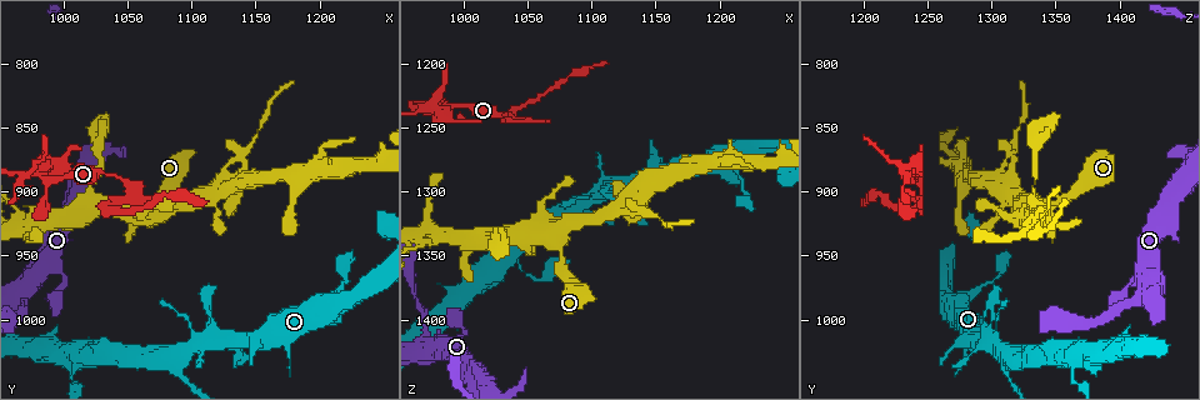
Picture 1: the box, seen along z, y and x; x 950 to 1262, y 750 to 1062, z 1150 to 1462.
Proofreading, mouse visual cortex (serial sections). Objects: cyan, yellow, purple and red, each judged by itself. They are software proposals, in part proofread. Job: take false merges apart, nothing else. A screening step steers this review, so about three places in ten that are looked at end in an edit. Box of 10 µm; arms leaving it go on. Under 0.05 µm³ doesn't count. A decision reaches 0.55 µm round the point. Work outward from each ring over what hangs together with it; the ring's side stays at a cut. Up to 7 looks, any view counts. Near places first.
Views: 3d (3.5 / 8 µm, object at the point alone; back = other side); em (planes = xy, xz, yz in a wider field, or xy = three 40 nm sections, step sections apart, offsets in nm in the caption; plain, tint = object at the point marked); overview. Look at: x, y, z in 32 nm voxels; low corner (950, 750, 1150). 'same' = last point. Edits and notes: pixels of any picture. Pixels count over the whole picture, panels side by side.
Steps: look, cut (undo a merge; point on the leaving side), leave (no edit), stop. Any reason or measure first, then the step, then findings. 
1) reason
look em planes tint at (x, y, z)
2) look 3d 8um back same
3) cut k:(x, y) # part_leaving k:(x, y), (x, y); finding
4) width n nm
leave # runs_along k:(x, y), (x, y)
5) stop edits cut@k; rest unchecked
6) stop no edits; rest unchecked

sudden change in width
look 3d 8um at (1002, 970, 1410)

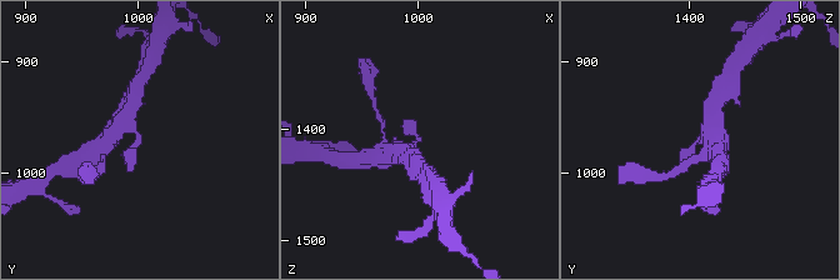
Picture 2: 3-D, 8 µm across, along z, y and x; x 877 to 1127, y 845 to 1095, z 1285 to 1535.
look 3d 3.5um same

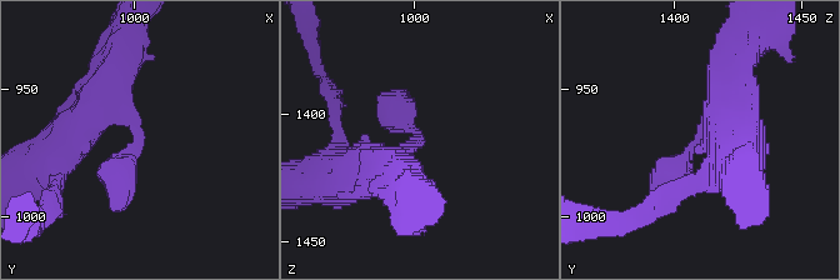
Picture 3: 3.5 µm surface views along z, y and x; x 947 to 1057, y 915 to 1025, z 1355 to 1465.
leave # runs_along 3:(730, 74), (653, 211); continuous, no second cell

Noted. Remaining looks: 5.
calibre changes
look 3d 3.5um at (1048, 886, 1244)

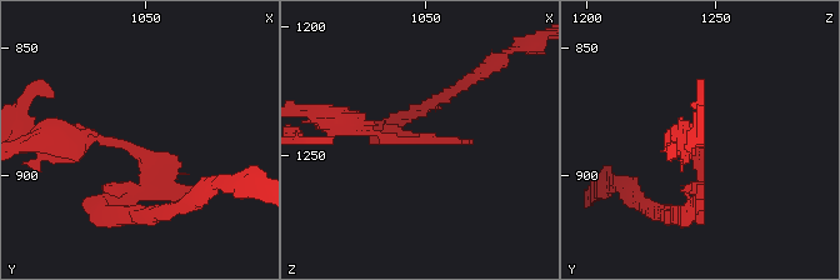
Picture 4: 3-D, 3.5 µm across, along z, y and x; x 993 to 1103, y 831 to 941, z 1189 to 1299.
look em xy step 5 tint at (1046, 889, 1244)

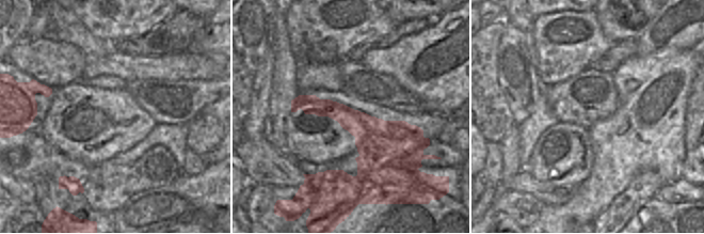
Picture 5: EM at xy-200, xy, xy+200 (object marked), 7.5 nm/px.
another direction
look em xy step 2 tint same

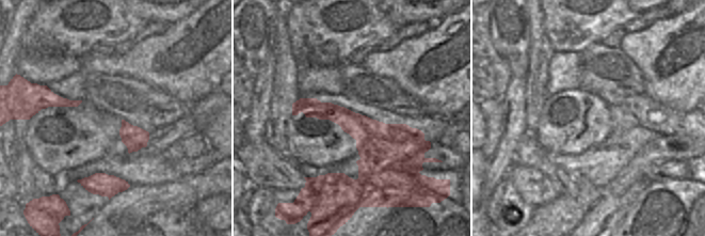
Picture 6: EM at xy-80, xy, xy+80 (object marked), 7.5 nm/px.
cut 4:(114, 196) # part_leaving 4:(144, 170), (101, 208), (148, 215); two cells meet here

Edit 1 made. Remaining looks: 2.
stop edits cut@4; rest unchecked

